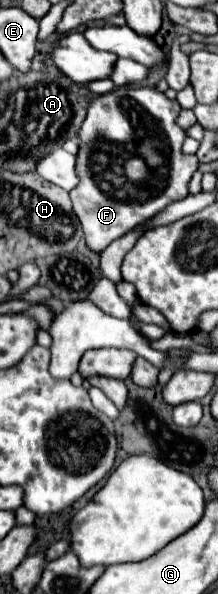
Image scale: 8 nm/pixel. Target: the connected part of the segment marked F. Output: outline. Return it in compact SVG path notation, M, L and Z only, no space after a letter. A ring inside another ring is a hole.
M120 86L90 102L88 116L76 132L78 186L70 190L74 212L80 218L90 250L102 252L110 242L148 220L148 216L188 196L190 178L200 162L194 154L182 152L186 132L176 124L180 110L178 100L170 100L158 88ZM156 152L162 152L162 162L156 162ZM148 164L164 172L152 172Z

